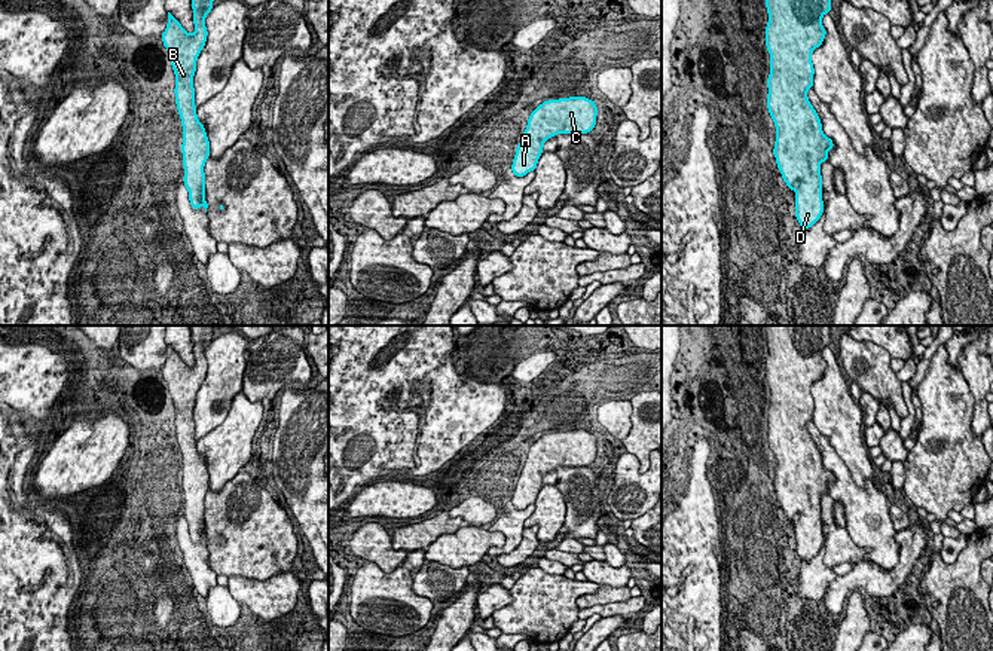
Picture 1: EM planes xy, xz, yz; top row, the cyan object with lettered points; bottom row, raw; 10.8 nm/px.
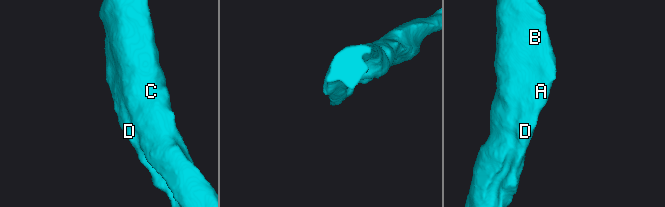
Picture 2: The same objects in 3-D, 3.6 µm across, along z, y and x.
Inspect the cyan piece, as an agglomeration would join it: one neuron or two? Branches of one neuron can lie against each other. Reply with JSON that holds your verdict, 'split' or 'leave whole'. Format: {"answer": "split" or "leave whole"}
{"answer": "leave whole"}

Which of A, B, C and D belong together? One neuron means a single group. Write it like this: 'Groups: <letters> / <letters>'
Groups: A B C D

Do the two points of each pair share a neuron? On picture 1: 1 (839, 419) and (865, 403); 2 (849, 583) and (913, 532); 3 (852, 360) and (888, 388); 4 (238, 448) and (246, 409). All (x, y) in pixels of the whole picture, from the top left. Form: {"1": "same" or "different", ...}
{"1": "different", "2": "same", "3": "same", "4": "same"}

